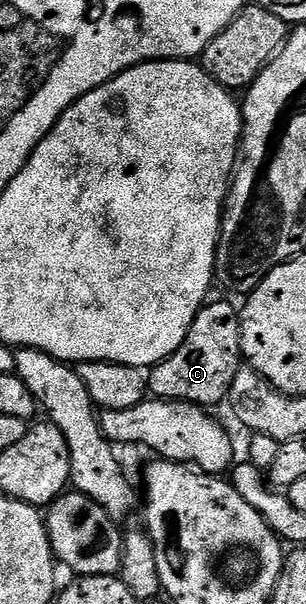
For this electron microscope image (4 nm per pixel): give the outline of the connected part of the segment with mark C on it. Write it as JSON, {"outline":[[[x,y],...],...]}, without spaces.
{"outline":[[[209,301],[200,307],[196,314],[194,324],[182,340],[182,344],[176,351],[157,362],[147,371],[148,392],[153,399],[166,402],[190,402],[193,406],[201,408],[213,408],[219,402],[223,403],[230,392],[230,384],[234,384],[234,376],[238,376],[242,365],[240,353],[240,310],[232,307],[228,302]]]}

